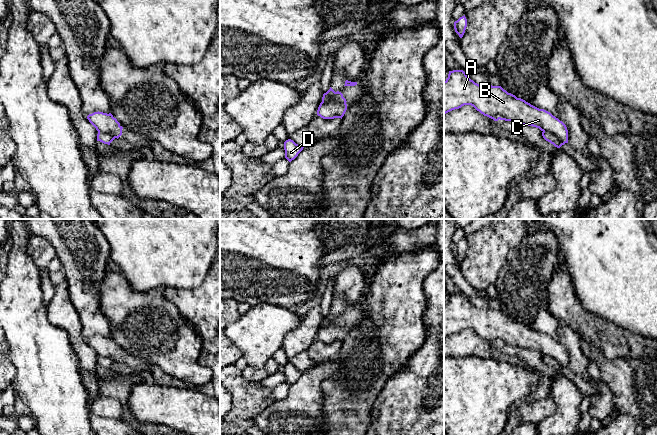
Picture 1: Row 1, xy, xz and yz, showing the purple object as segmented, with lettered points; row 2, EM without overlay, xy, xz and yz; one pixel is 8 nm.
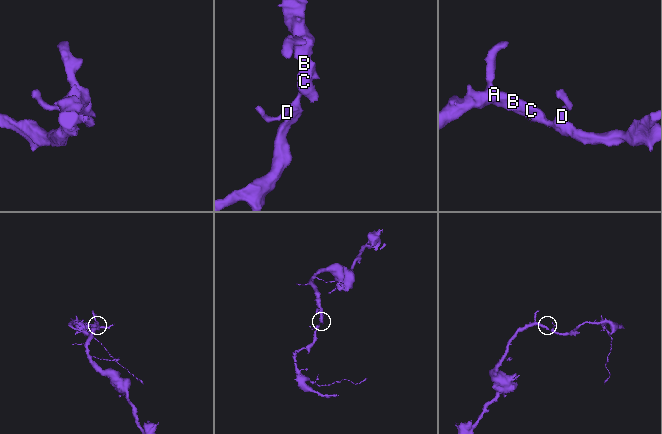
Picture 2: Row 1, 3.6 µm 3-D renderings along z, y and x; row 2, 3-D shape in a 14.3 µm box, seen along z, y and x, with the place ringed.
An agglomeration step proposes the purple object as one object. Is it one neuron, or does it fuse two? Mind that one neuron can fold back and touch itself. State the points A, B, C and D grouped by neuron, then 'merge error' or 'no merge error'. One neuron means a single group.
A B C / D | merge error

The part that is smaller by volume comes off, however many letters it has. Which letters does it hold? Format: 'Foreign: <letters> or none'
Foreign: D

